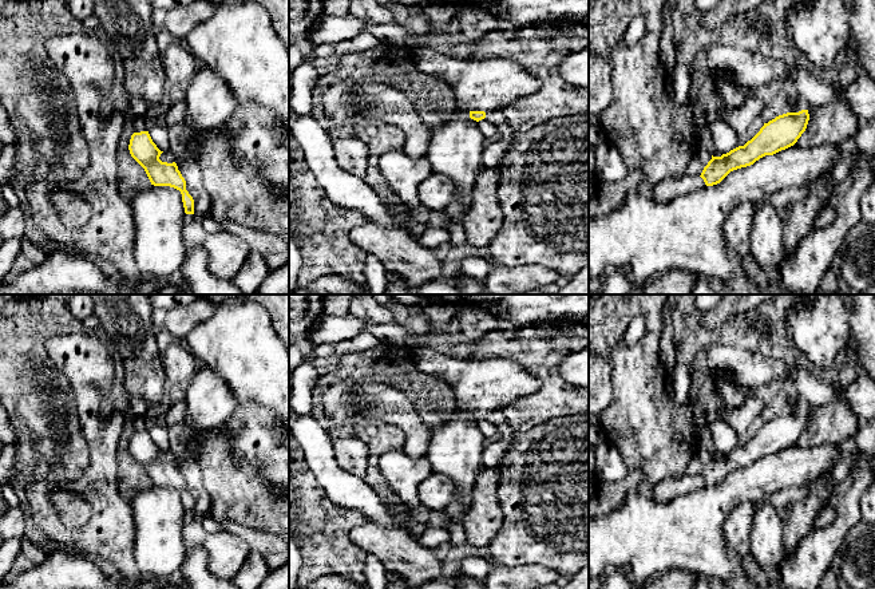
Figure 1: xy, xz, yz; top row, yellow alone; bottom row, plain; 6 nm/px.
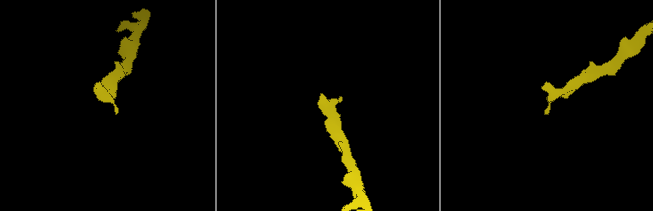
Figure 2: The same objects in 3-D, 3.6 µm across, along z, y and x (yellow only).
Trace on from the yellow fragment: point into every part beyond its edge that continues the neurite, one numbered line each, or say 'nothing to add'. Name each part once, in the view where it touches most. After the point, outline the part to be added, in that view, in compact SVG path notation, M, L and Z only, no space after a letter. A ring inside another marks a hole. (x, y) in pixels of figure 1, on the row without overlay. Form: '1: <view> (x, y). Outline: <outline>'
1: xz (479, 384). Outline: M425 341L413 351L419 371L442 376L452 388L459 411L496 411L511 402L531 395L543 387L543 380L527 372L512 359L458 359L442 355L433 349L432 341Z

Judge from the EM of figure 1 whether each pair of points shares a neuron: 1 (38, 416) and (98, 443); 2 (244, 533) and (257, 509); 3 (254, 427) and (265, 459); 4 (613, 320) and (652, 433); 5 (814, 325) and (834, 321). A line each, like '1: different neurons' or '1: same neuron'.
1: different neurons
2: different neurons
3: same neuron
4: same neuron
5: same neuron

